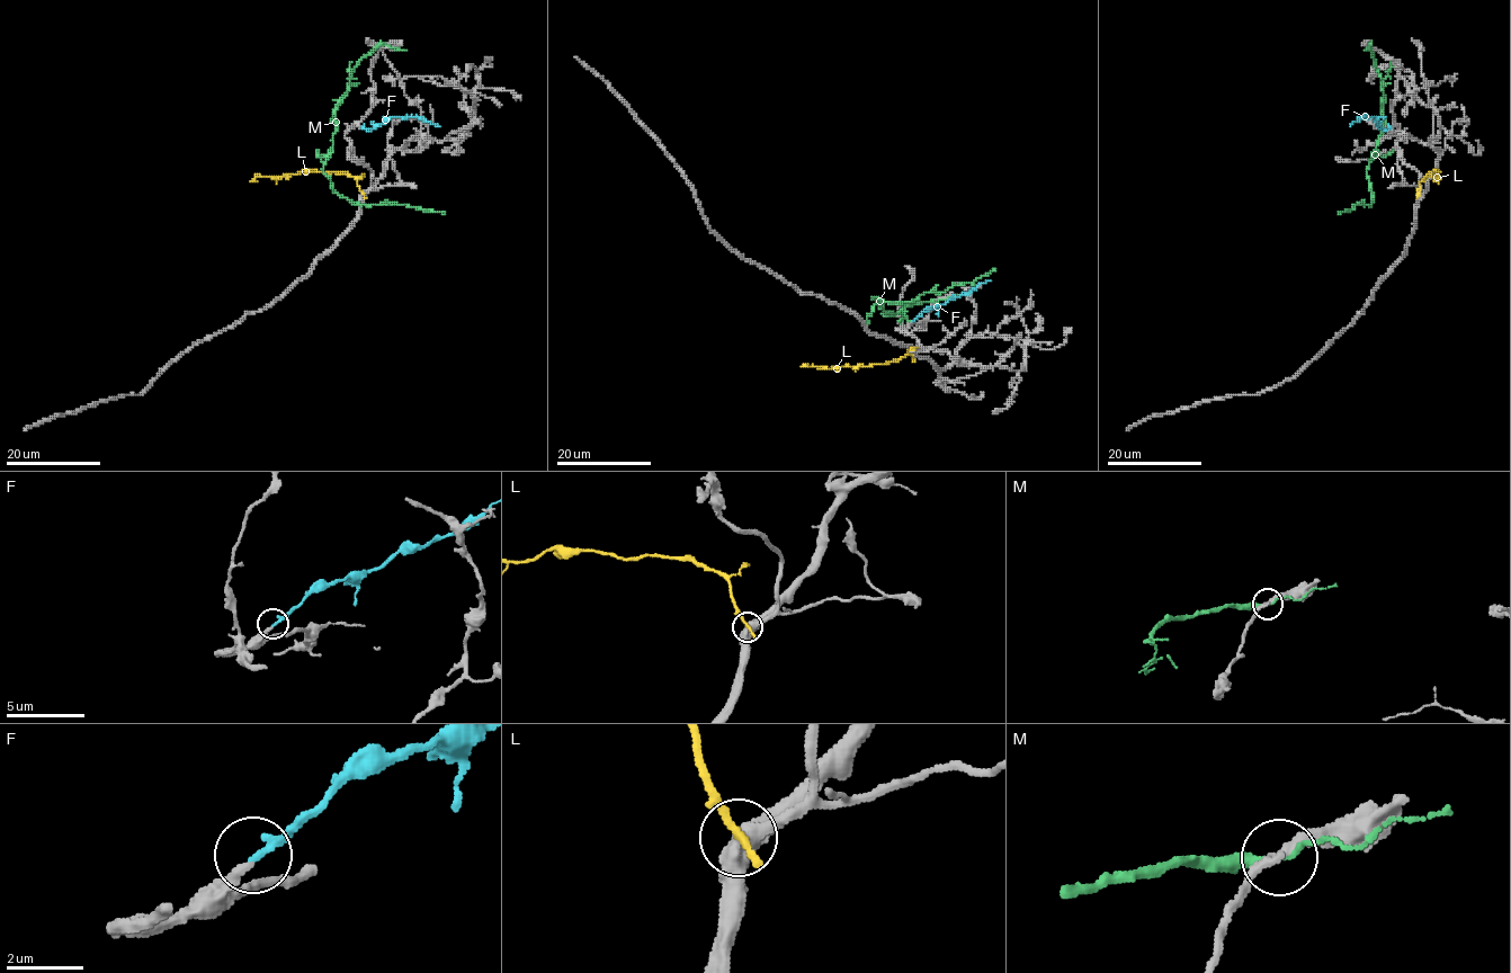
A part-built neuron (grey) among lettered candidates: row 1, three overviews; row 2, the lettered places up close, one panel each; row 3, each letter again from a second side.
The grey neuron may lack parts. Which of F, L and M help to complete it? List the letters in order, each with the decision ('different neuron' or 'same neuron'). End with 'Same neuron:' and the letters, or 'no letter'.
F: same neuron
L: different neuron
M: different neuron
Same neuron: F

